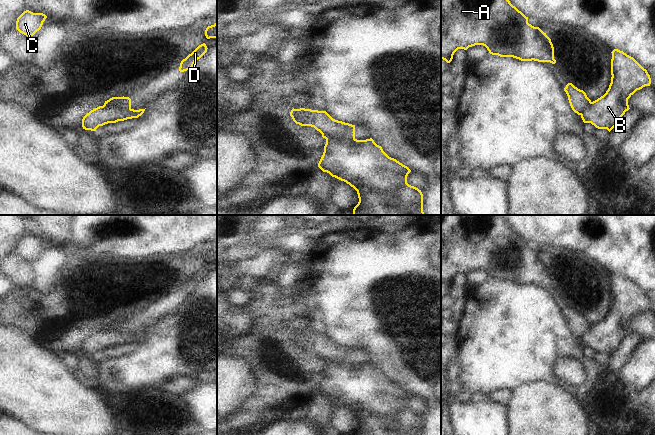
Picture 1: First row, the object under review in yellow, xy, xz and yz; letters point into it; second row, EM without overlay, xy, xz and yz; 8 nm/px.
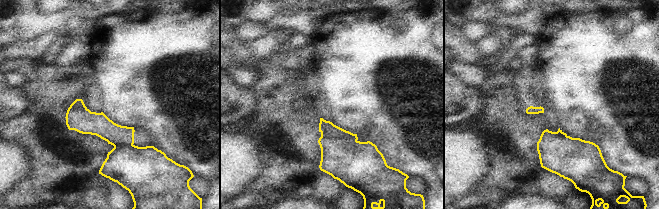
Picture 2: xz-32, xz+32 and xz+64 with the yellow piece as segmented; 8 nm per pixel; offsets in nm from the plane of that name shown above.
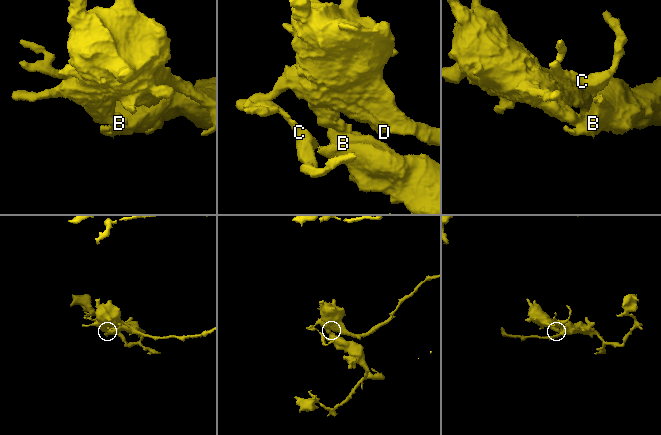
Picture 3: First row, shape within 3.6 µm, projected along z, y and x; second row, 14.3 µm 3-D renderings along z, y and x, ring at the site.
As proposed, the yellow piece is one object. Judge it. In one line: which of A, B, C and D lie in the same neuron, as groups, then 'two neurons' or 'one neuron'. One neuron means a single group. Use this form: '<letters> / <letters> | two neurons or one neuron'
A D / B C | two neurons

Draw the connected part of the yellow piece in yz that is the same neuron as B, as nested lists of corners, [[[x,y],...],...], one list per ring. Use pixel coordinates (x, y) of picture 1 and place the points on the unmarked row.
[[[614,273],[611,283],[611,307],[606,317],[591,326],[581,338],[584,347],[591,347],[598,353],[609,356],[628,335],[628,323],[645,310],[651,302],[633,281]]]

